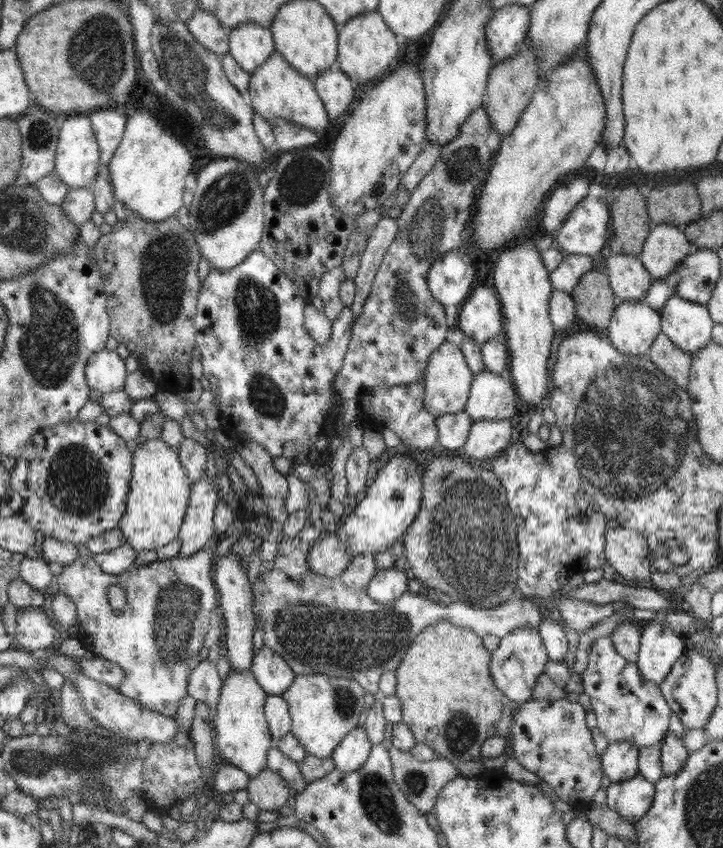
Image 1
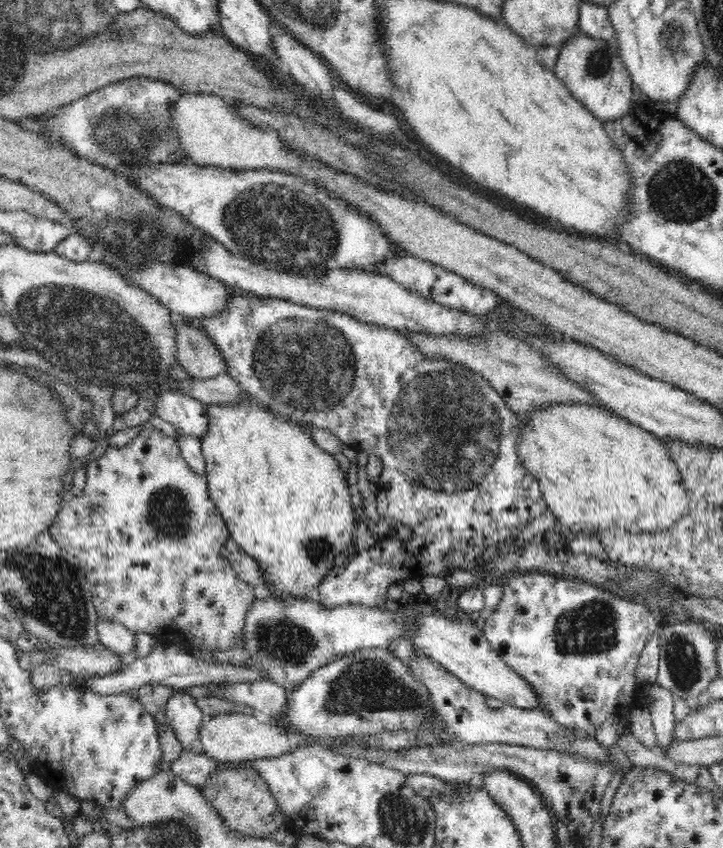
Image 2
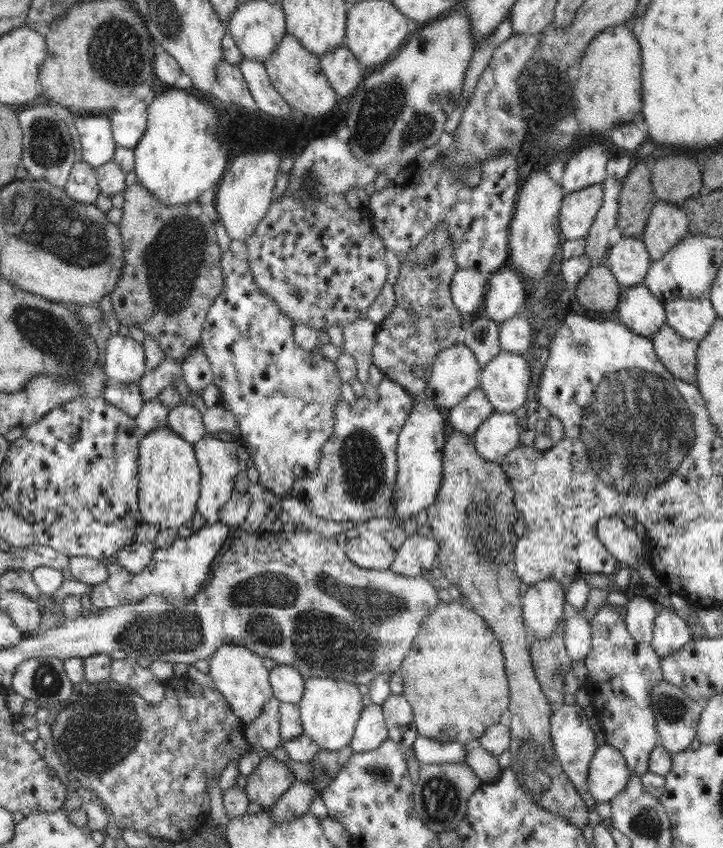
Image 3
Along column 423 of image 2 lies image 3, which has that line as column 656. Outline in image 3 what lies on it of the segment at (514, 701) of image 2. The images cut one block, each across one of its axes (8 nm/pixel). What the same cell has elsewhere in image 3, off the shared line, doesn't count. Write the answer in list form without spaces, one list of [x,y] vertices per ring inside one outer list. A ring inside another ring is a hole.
[[[662,608],[654,620],[650,642],[656,654],[662,658],[679,651],[696,635],[694,628],[682,619],[674,609]]]

